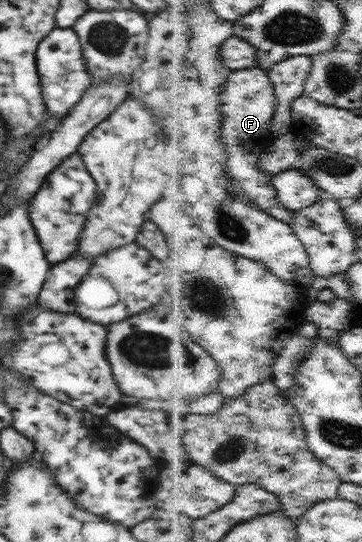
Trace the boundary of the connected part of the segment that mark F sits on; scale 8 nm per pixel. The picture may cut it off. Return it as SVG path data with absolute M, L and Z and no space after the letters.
M261 66L233 70L221 98L221 112L224 114L224 141L228 148L227 174L234 180L238 192L242 192L280 221L293 225L298 211L292 211L281 204L274 184L274 175L266 173L259 164L262 155L270 151L277 140L272 132L272 122L276 117L279 97L270 72Z

